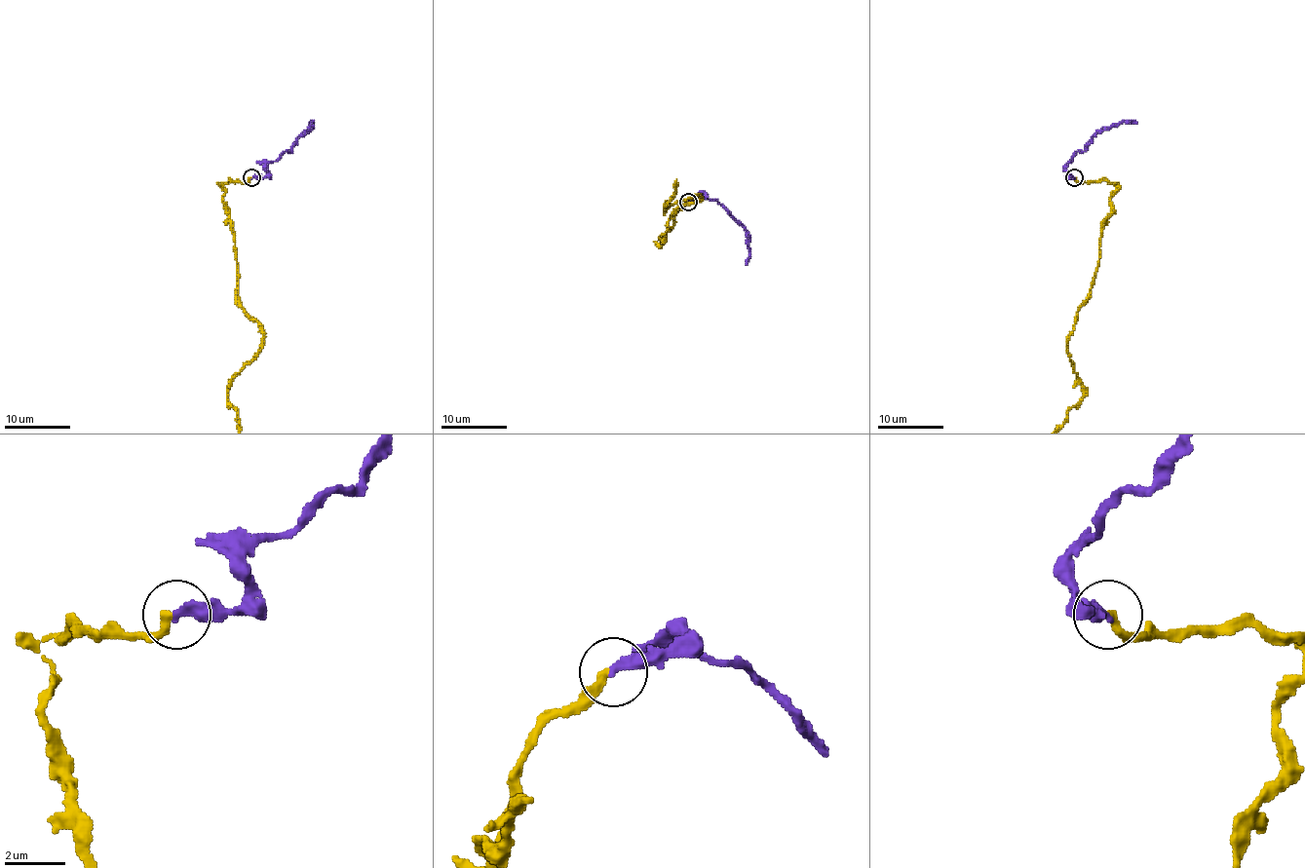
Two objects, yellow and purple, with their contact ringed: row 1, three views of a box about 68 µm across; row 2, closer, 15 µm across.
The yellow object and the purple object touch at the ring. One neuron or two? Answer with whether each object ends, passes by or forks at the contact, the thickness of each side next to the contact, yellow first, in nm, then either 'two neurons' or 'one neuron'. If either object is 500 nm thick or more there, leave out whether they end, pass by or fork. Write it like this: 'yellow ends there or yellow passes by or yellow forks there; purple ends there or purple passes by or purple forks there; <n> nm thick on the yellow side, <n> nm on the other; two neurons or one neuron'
yellow ends there; purple ends there; 280 nm thick on the yellow side, 340 nm on the other; one neuron

